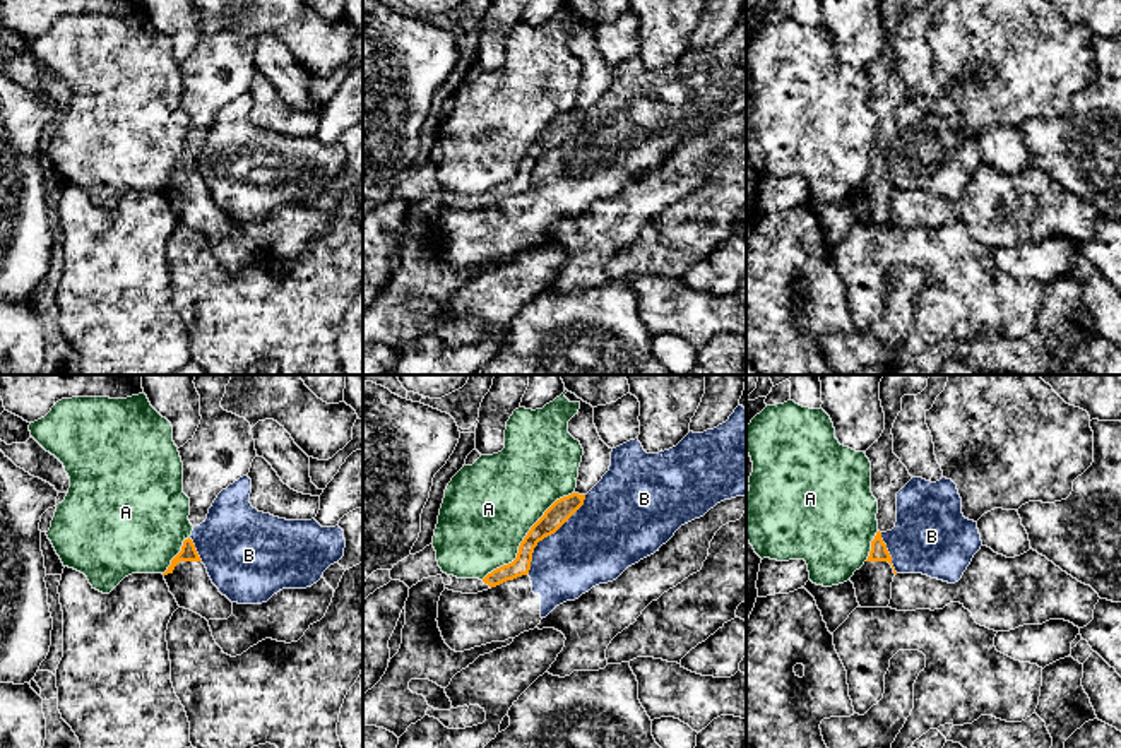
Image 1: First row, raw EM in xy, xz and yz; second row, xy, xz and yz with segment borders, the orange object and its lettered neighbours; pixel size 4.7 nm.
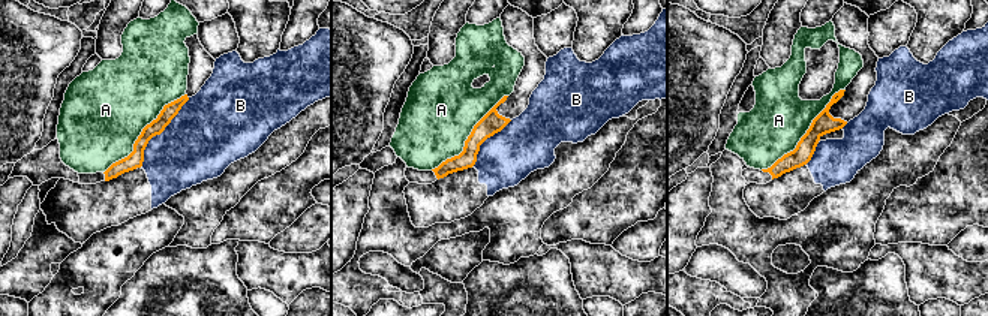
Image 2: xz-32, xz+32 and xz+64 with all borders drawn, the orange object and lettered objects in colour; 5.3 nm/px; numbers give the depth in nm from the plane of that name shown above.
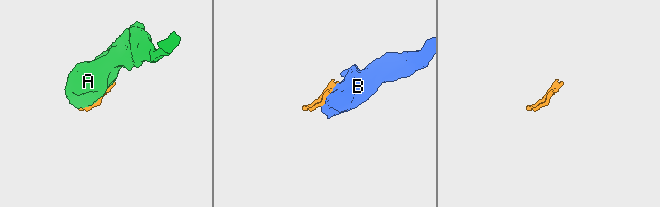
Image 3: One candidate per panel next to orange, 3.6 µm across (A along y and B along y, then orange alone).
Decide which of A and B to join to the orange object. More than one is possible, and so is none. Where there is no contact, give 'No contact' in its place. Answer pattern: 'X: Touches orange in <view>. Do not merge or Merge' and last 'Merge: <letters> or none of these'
A: Touches orange in xz. Do not merge
B: Touches orange in xz. Do not merge
Merge: none of these

